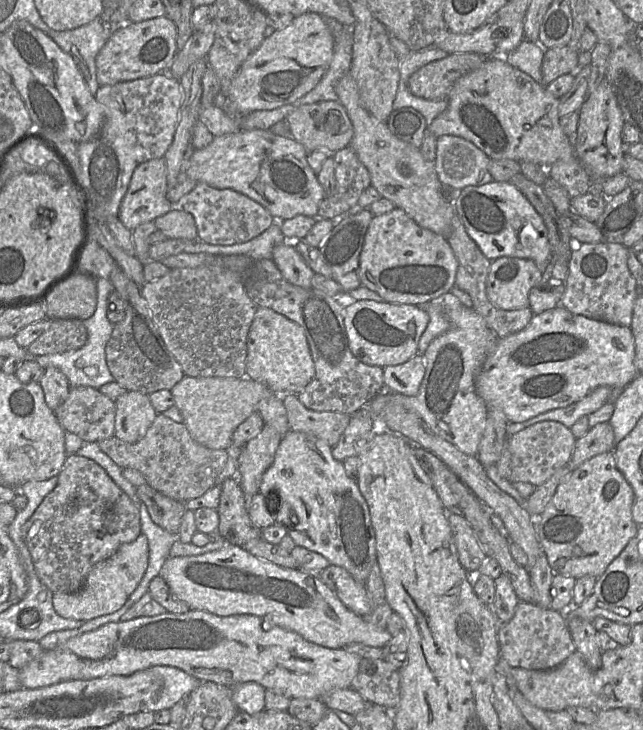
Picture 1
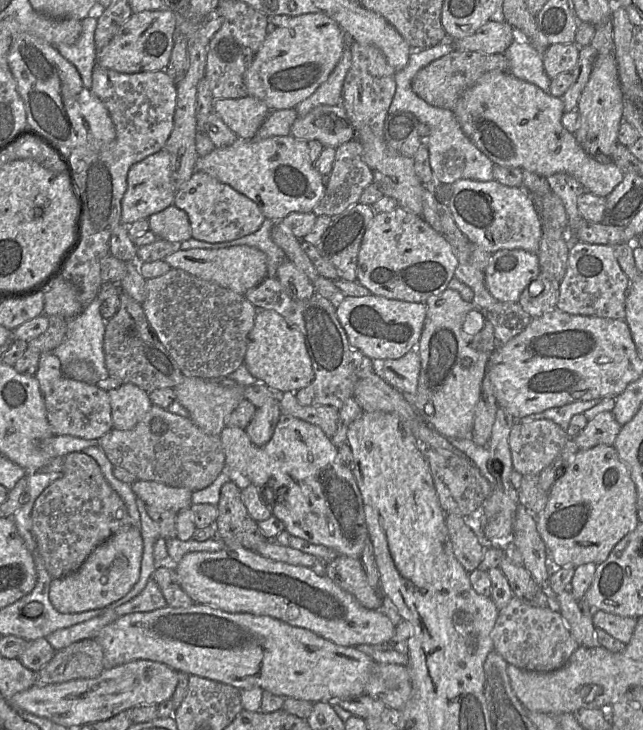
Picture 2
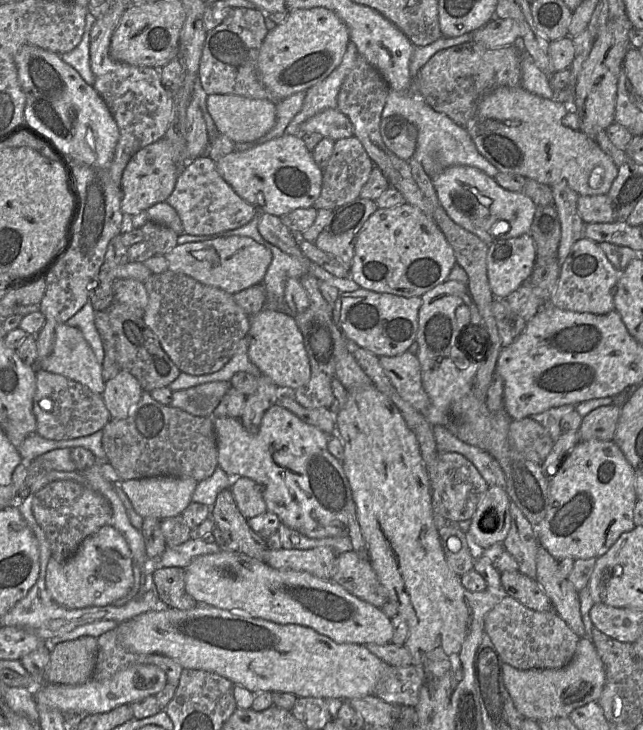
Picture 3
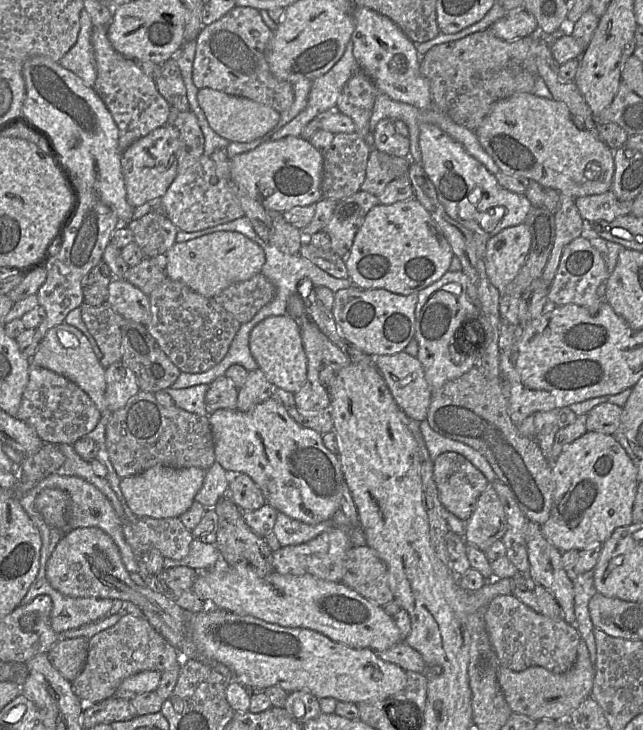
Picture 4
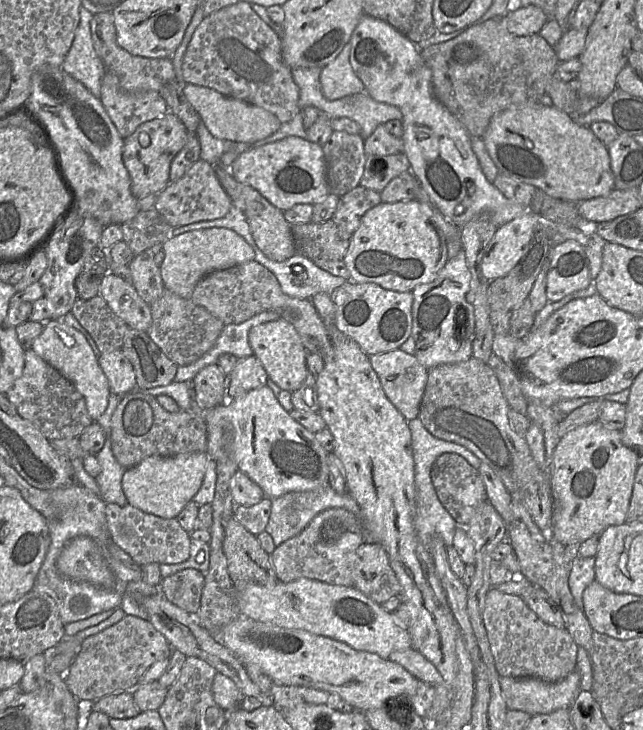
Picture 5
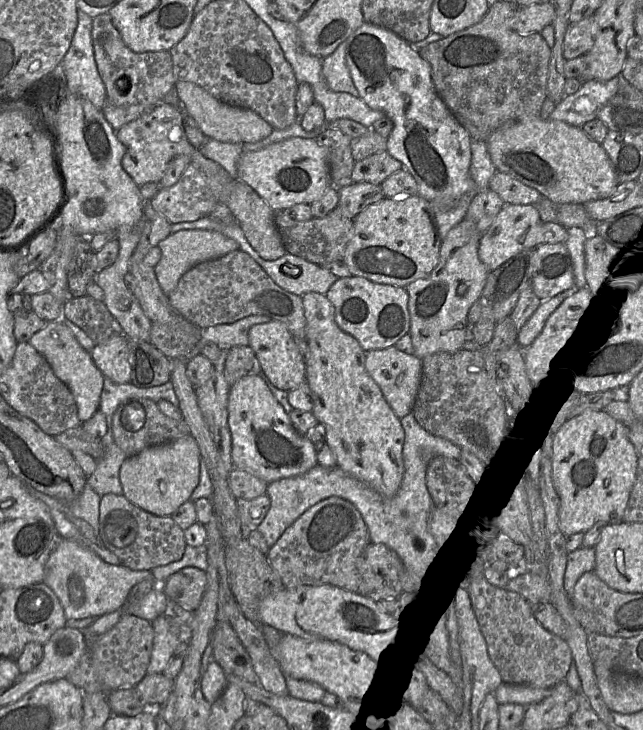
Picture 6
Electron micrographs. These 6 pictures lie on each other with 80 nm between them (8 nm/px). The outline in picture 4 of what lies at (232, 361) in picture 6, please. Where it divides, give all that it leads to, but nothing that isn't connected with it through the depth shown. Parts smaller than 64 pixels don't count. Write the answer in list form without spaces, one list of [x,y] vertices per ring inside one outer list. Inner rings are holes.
[[[260,368],[249,371],[245,384],[238,389],[237,409],[242,412],[249,411],[273,394],[273,384]]]

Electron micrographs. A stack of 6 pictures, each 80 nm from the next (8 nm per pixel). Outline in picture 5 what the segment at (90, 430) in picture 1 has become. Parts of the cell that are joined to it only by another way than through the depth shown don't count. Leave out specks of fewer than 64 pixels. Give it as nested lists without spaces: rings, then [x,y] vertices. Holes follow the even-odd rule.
[[[32,348],[25,350],[23,373],[5,393],[5,396],[14,405],[18,414],[30,421],[48,440],[79,437],[82,431],[93,422],[87,412],[84,397],[70,381],[40,358]]]

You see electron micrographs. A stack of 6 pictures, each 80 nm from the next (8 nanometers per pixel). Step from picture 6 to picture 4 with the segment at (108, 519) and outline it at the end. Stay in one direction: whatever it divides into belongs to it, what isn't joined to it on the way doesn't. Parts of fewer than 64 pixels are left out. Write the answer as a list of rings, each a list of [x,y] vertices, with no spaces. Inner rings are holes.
[[[137,517],[135,521],[122,521],[123,535],[137,557],[151,548],[158,549],[164,558],[180,560],[189,553],[194,537],[180,517]]]

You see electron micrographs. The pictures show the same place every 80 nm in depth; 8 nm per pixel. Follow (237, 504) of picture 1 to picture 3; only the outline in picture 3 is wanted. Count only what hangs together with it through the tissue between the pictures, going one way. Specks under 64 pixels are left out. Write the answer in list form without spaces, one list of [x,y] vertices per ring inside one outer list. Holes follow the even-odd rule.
[[[230,489],[222,490],[211,508],[213,535],[221,551],[243,553],[267,563],[266,539],[255,533],[241,514]]]

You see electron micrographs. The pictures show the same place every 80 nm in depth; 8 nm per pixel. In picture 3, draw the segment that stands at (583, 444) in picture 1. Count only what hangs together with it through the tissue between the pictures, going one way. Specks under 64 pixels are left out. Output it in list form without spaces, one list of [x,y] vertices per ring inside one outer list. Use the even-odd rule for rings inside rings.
[[[605,405],[592,410],[583,417],[579,428],[580,440],[613,440],[620,415],[621,407],[617,405]]]

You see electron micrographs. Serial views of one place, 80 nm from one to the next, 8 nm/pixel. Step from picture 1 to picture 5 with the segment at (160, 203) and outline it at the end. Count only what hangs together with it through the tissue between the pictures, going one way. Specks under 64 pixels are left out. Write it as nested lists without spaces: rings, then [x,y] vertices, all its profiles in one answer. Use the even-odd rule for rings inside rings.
[[[172,112],[141,124],[130,136],[124,138],[122,159],[131,179],[131,192],[138,200],[149,194],[158,194],[170,182],[169,173],[173,158],[184,147],[188,130]]]

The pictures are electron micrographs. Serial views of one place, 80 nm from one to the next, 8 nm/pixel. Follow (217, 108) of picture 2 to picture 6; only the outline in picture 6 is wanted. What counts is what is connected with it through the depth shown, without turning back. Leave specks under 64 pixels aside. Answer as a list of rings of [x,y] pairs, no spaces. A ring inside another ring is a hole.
[[[178,80],[174,91],[186,112],[208,138],[225,143],[255,143],[269,136],[274,130],[256,112],[223,103],[192,82]]]

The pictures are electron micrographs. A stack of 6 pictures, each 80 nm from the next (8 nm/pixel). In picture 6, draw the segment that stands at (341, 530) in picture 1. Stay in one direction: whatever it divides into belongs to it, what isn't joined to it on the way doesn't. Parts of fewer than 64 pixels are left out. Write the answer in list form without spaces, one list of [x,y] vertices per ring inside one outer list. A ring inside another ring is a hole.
[[[260,375],[244,376],[230,386],[227,410],[233,468],[244,470],[269,484],[304,474],[318,465],[314,443],[294,429],[289,415],[274,398]]]

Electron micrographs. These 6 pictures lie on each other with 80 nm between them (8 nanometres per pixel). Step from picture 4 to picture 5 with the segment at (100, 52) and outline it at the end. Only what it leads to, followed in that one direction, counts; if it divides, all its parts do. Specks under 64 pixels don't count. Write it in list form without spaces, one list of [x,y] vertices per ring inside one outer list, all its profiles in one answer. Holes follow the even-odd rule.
[[[108,70],[102,80],[100,100],[123,139],[141,124],[169,111],[159,92],[128,93],[121,88],[118,77]]]

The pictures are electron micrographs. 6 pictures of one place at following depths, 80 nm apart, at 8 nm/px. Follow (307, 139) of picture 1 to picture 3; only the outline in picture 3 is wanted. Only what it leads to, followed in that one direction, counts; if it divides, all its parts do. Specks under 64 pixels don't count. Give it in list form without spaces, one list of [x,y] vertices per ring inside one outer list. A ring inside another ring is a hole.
[[[328,108],[302,123],[299,135],[308,133],[319,133],[337,141],[353,136],[354,129],[350,119],[338,108]]]

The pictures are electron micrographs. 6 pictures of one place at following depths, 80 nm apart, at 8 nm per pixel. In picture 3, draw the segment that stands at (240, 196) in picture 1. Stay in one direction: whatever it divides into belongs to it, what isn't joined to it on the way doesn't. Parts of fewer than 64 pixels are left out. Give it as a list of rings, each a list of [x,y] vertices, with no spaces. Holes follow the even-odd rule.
[[[200,156],[179,174],[175,188],[166,202],[178,213],[184,232],[190,235],[216,235],[240,228],[258,214],[252,204],[243,200],[222,178],[216,162],[209,156]]]

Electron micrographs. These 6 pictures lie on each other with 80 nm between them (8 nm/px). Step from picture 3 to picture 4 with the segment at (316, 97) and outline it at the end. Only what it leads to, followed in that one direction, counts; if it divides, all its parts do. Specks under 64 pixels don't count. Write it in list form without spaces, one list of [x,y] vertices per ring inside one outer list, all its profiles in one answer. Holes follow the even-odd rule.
[[[350,40],[338,62],[328,72],[312,81],[306,107],[265,142],[286,136],[300,136],[311,120],[336,109],[343,86],[359,69],[353,55],[353,42]]]

